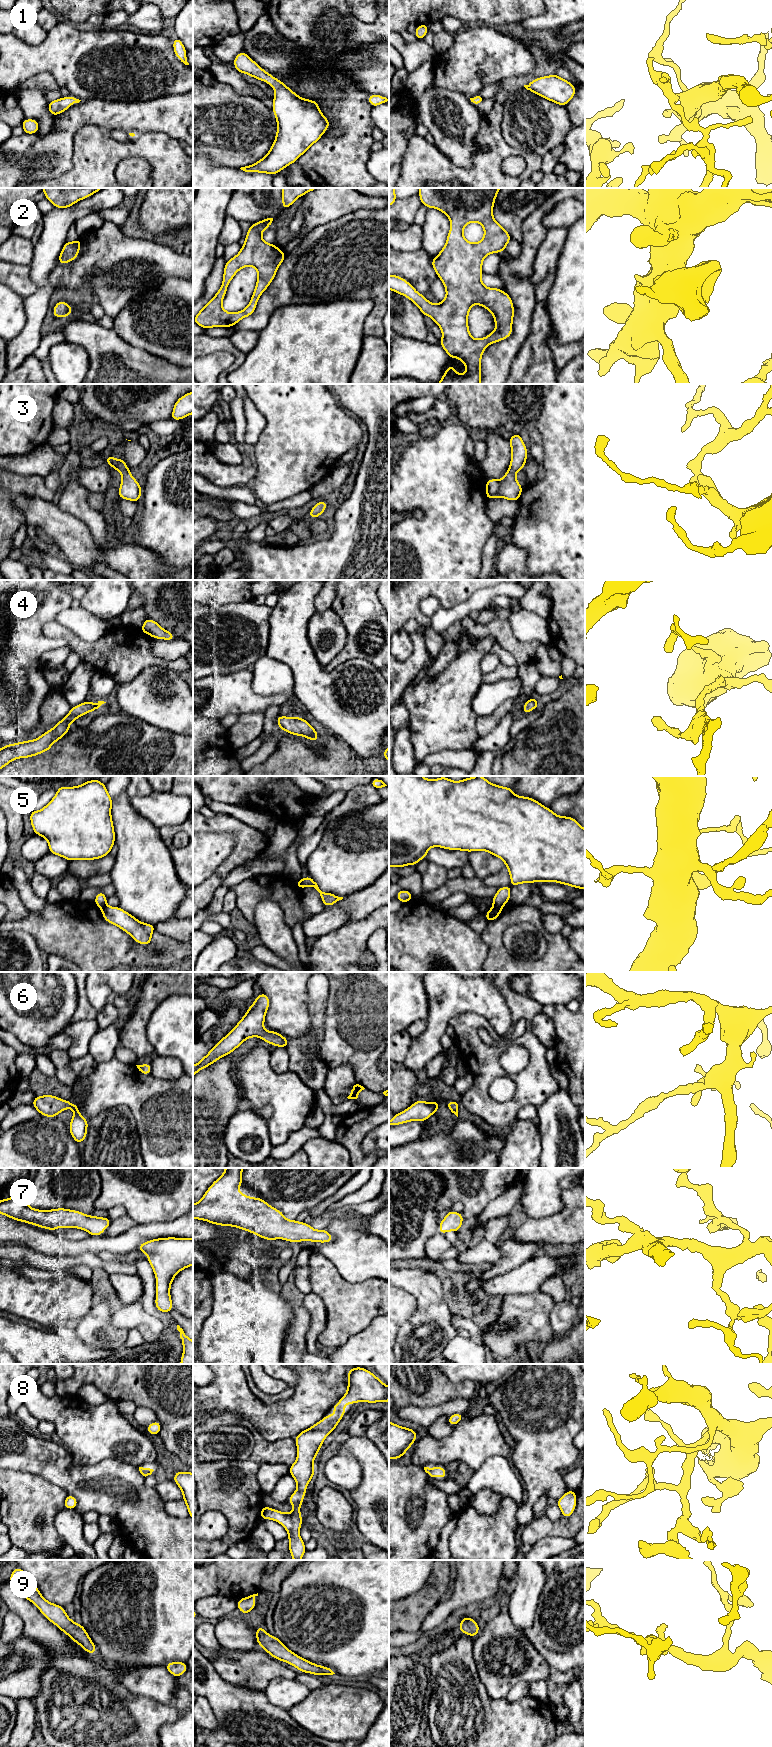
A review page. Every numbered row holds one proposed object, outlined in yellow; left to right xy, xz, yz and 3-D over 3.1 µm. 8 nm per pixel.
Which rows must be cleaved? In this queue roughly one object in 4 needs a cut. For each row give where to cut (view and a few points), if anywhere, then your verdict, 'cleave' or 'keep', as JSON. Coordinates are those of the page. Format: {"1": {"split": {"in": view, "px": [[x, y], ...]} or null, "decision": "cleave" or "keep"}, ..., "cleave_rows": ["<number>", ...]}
{"1": {"split": null, "decision": "keep"}, "2": {"split": null, "decision": "keep"}, "3": {"split": null, "decision": "keep"}, "4": {"split": null, "decision": "keep"}, "5": {"split": {"in": "yz", "px": [[493, 906], [501, 908]]}, "decision": "cleave"}, "6": {"split": null, "decision": "keep"}, "7": {"split": null, "decision": "keep"}, "8": {"split": null, "decision": "keep"}, "9": {"split": null, "decision": "keep"}, "cleave_rows": ["5"]}

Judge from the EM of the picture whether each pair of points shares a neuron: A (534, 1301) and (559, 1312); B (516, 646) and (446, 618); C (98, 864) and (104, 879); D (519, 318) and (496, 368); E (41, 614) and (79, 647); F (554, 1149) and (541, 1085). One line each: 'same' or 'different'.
A: different
B: different
C: different
D: same
E: different
F: different

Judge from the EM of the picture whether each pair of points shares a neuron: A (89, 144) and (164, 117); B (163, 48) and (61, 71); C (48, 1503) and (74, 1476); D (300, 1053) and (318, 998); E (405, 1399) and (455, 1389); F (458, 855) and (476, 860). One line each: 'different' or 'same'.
A: different
B: same
C: different
D: same
E: same
F: different

